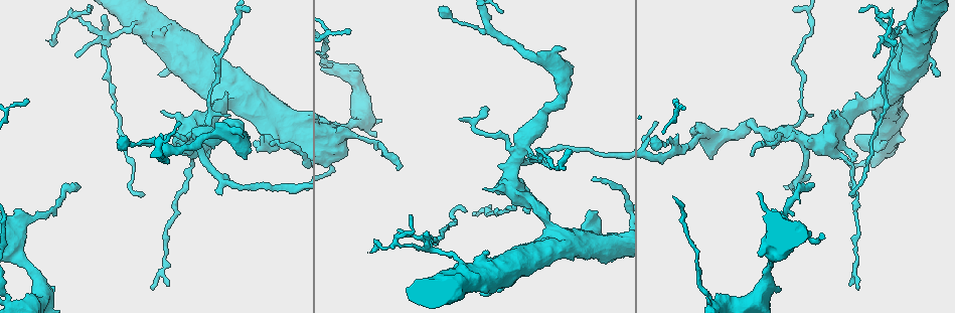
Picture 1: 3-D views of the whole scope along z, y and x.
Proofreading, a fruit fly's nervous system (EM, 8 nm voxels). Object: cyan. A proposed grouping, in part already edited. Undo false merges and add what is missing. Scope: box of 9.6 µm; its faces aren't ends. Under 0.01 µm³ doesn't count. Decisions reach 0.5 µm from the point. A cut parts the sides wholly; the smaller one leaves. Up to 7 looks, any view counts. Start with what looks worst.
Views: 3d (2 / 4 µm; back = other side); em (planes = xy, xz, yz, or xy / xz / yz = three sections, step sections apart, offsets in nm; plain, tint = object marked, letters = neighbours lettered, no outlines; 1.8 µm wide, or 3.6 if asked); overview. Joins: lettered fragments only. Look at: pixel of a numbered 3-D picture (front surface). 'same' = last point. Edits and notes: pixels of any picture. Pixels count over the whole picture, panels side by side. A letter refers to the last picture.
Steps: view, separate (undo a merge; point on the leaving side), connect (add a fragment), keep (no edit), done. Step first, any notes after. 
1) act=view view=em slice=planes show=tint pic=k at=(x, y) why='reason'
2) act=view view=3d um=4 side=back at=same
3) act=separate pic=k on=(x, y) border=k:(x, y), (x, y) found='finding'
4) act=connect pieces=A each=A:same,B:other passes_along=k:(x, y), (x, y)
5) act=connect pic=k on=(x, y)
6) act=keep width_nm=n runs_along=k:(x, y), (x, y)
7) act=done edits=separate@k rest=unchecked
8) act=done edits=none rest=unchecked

act=view view=em slice=planes show=letters pic=1 at=(108, 35) why='three-way junction'

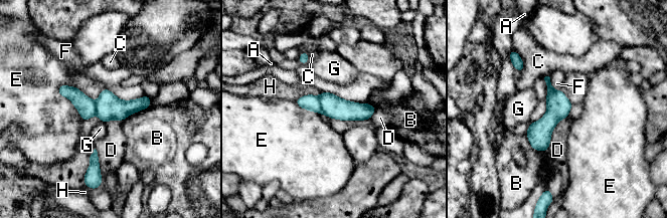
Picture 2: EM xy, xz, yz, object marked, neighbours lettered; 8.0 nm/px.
act=separate pic=2 on=(311, 102) each=A:other,B:other,C:other,D:other,E:other,F:other,G:other,H:other border=2:(318, 96), (322, 113) found='two cells meet here'

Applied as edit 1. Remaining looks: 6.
act=view view=overview why='redraw'

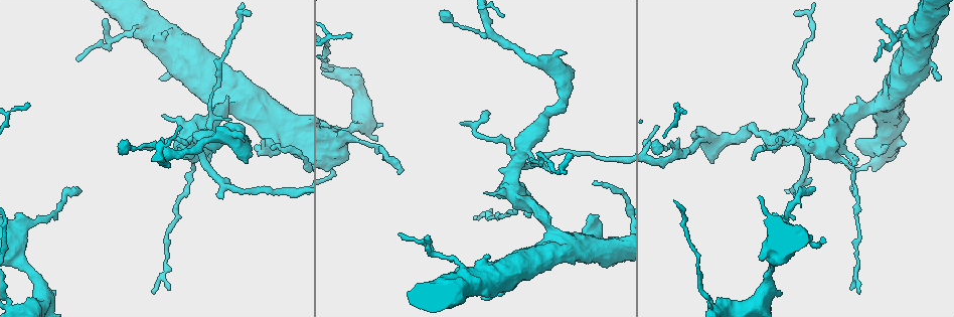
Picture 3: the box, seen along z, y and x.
act=view view=em slice=yz step=4 show=tint pic=3 at=(200, 138) why='small branch off a trunk'

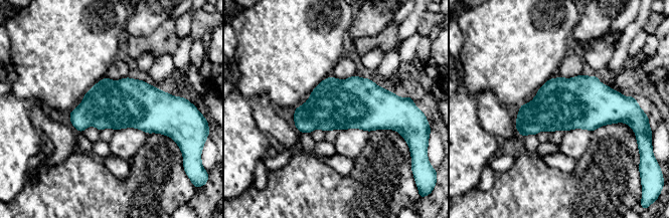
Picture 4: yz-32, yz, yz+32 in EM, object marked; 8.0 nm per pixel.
act=view view=em slice=planes show=letters at=same

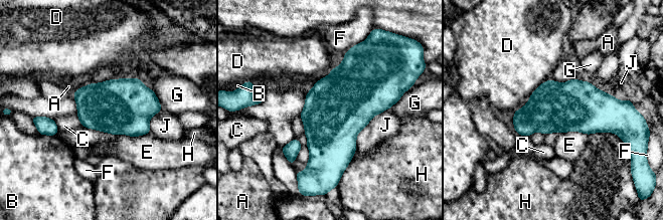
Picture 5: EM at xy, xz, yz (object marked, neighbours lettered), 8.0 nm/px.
act=keep each=A:other,B:other,C:other,D:other,E:other,F:other,G:other,H:other,J:other border=5:(150, 132), (138, 136), (115, 136) found='continuous, no second cell'

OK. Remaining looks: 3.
act=view view=3d um=4 pic=3 at=(161, 78) why='tapers out'

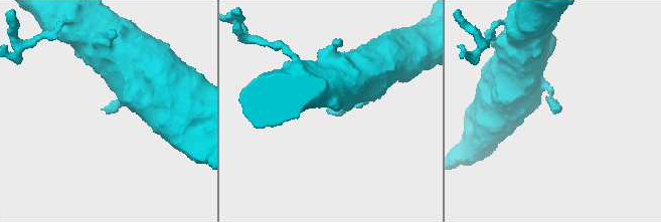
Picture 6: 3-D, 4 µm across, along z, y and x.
act=view view=em slice=planes show=letters pic=6 at=(559, 111) why='need the tissue'

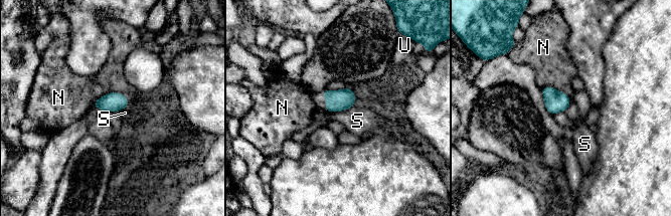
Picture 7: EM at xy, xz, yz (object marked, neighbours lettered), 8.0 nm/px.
act=keep width_nm=150 longest_contact=N:300nm each=N:other,S:other,U:other found='none of them fits'

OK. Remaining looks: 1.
act=done edits=separate@2 rest=unchecked

